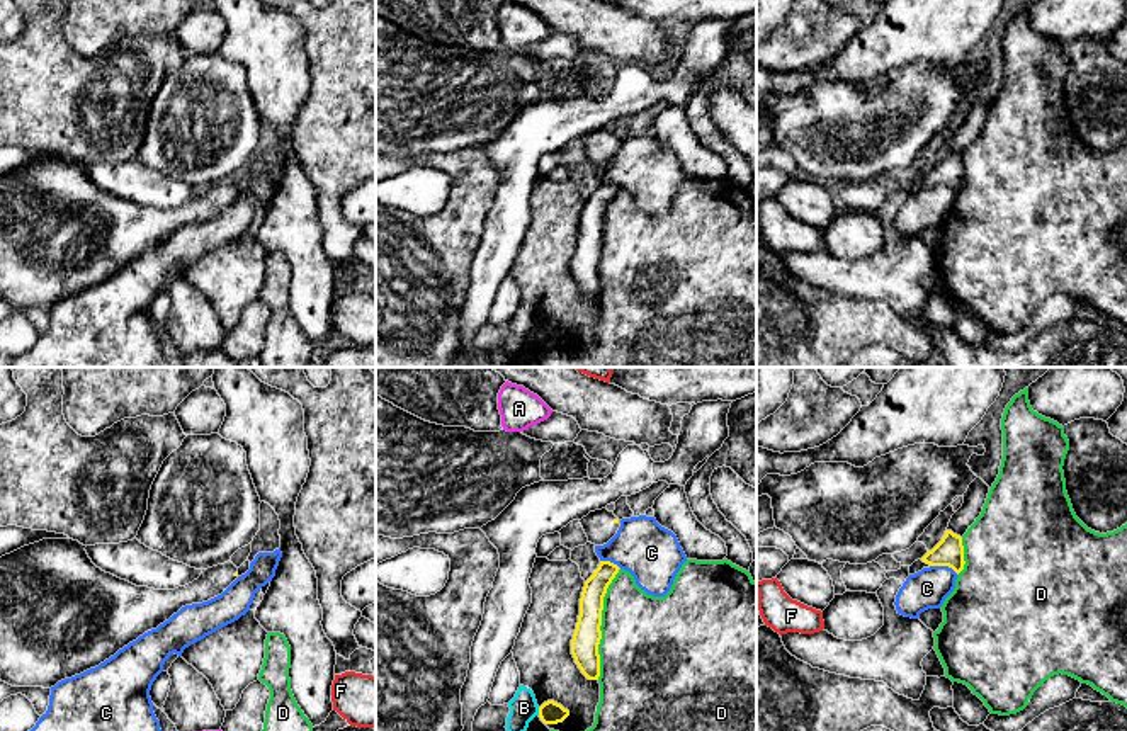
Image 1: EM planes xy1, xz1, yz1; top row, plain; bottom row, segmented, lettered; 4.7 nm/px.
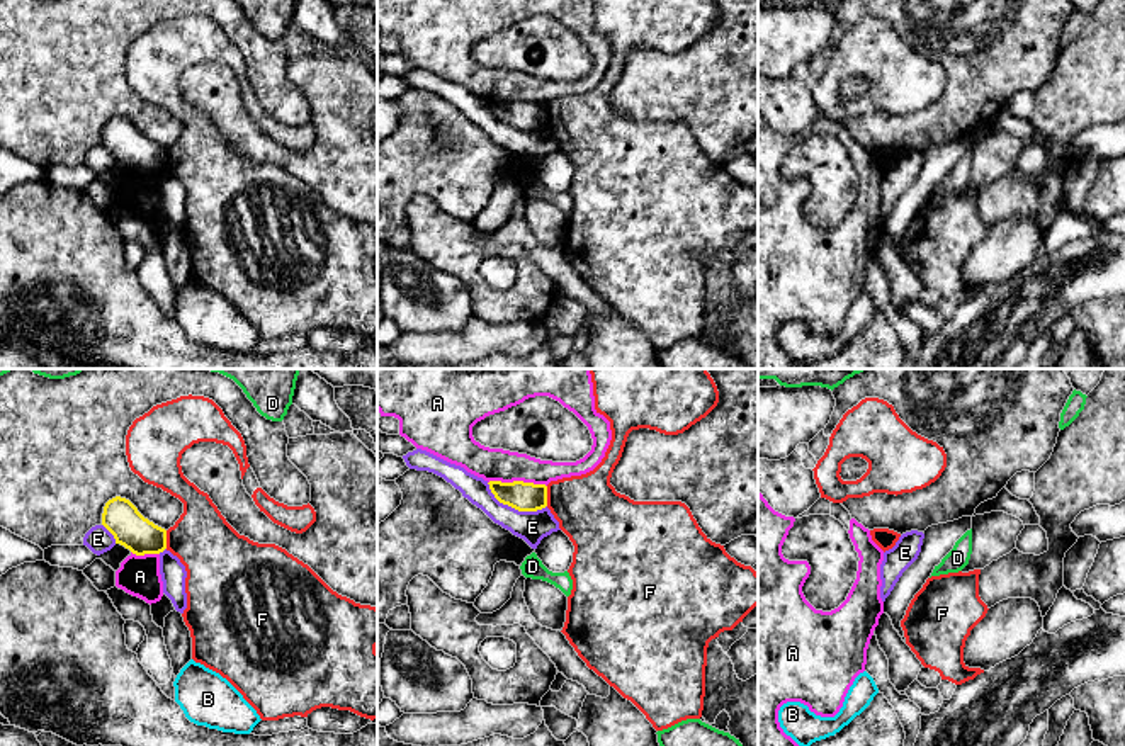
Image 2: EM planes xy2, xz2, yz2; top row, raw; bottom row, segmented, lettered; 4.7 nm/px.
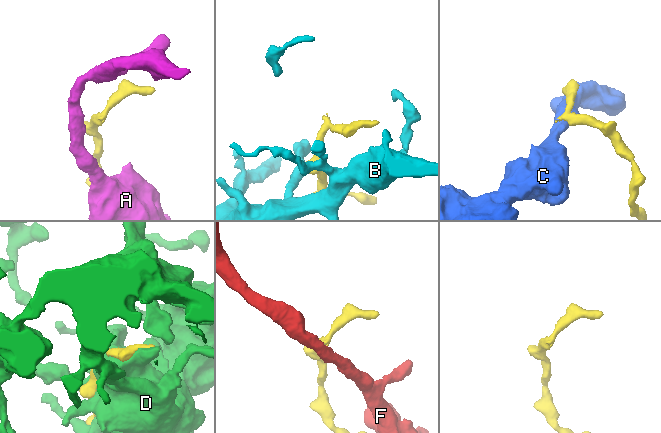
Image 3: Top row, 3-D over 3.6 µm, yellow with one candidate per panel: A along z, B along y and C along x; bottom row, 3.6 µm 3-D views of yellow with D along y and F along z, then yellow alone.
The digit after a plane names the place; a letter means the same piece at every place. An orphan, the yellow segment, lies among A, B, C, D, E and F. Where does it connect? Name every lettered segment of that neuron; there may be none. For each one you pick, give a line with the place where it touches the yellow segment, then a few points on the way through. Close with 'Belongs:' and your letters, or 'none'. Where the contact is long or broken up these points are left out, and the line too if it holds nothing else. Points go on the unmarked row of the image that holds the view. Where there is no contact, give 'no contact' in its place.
Belongs: none

